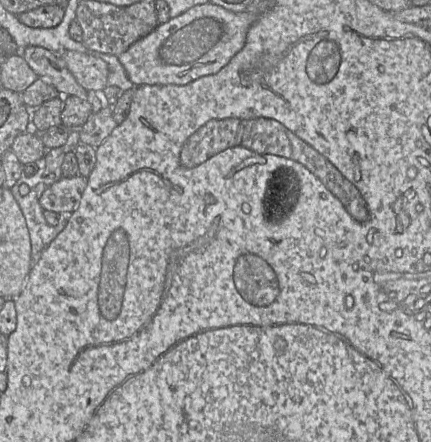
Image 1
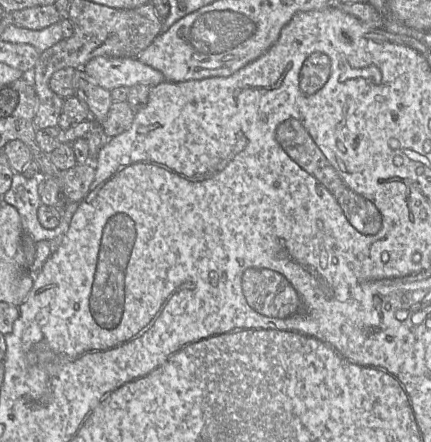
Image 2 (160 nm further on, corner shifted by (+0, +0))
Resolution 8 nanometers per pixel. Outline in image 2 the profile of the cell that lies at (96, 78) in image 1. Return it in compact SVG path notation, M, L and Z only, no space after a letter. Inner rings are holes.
M98 56L87 62L82 70L100 87L109 91L138 84L153 87L166 81L160 71L143 64L137 58Z

